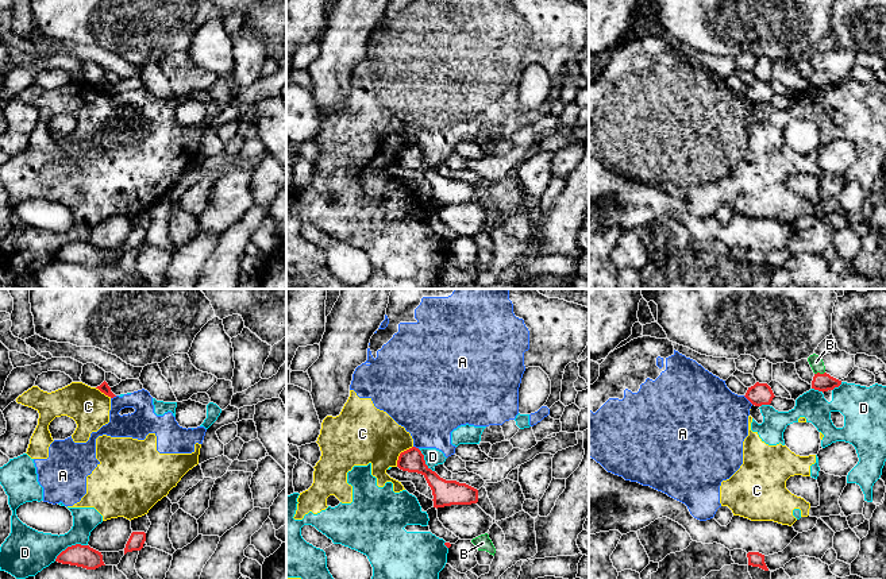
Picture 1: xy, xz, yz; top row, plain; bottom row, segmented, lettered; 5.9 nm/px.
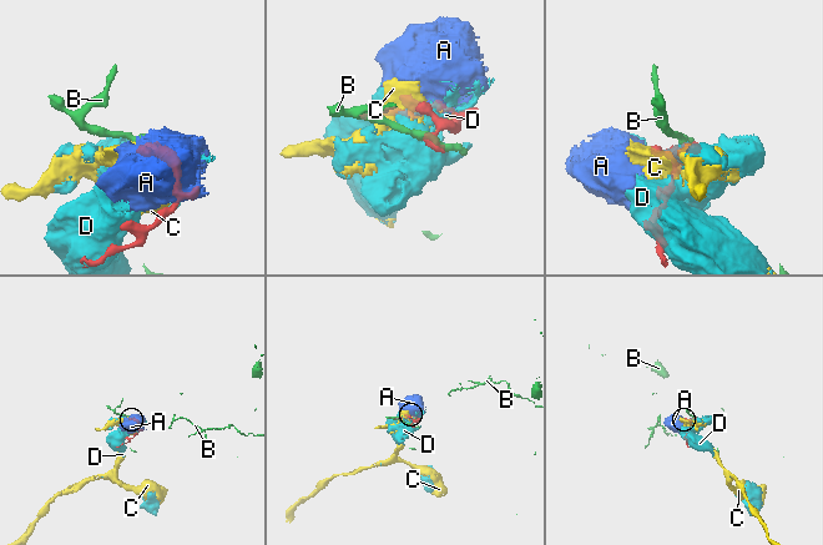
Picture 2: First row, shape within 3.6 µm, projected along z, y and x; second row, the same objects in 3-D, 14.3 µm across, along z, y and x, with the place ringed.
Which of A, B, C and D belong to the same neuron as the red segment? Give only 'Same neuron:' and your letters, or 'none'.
Same neuron: none

